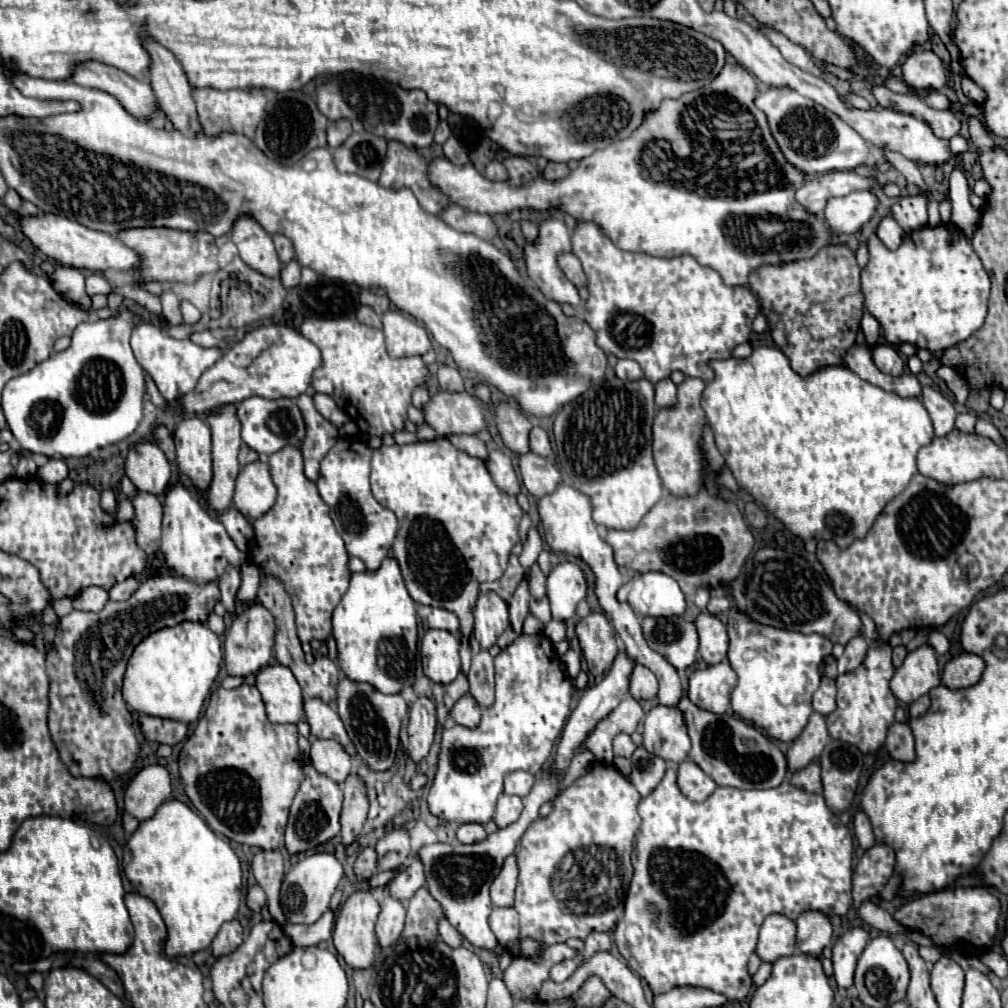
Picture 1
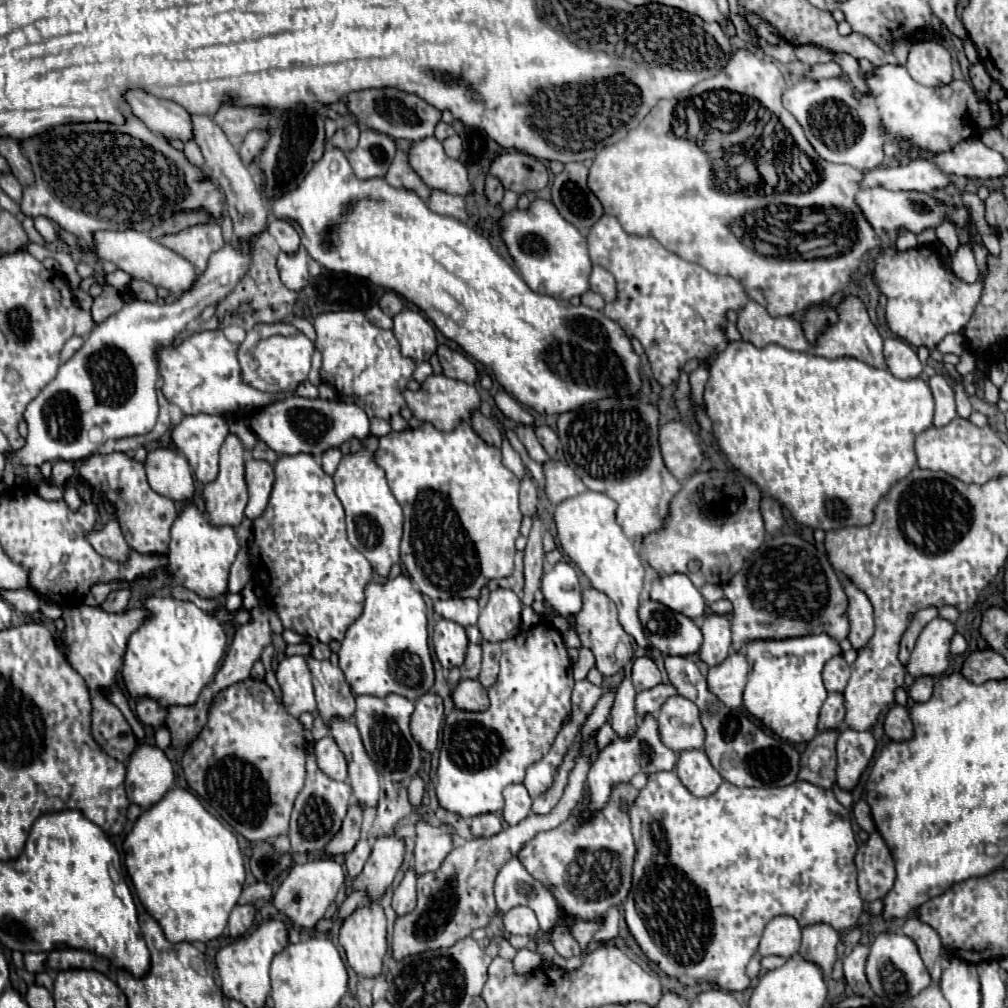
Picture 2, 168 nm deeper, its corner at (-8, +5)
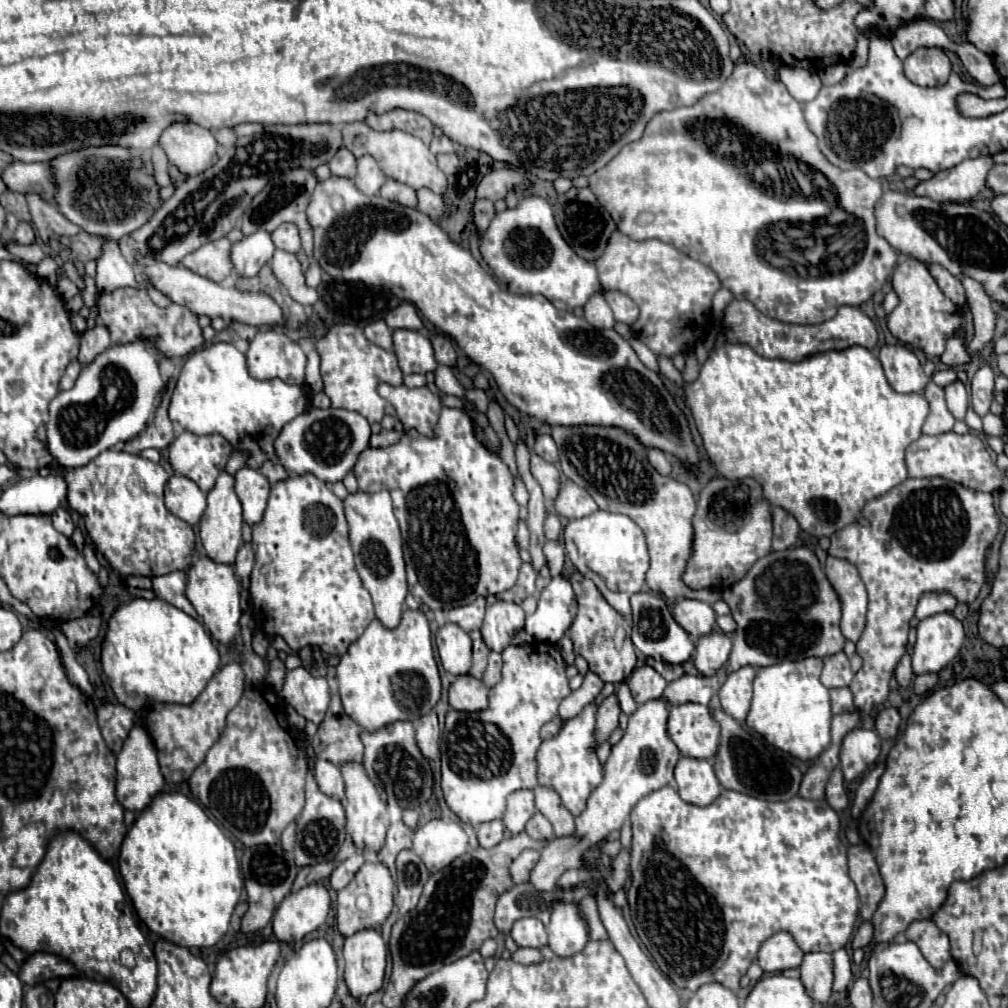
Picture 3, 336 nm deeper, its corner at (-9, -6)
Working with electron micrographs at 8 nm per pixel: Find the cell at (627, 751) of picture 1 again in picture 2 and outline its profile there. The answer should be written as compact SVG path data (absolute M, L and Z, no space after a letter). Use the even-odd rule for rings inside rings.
M626 676L614 692L614 704L612 704L612 712L610 712L610 724L614 728L614 732L618 736L628 736L636 732L636 708L634 708L634 700L636 700L636 690L630 682L630 678Z

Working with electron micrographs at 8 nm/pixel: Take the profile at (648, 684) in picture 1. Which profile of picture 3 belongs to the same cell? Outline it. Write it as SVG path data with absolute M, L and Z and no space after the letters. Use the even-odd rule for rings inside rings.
M649 665L637 667L629 677L629 689L637 705L643 705L651 699L659 699L663 695L663 689L667 687L667 681Z

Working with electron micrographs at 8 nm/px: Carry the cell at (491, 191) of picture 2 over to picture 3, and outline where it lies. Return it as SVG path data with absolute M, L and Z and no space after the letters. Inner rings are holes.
M477 199L475 205L473 205L473 221L475 221L475 225L479 227L481 233L489 227L493 217L495 217L493 201L489 201L489 199Z

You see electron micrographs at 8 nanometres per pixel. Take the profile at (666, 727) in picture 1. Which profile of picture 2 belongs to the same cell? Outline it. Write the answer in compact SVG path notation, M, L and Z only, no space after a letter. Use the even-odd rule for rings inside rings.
M672 696L658 712L660 738L674 752L704 746L706 732L700 724L698 706L684 696Z

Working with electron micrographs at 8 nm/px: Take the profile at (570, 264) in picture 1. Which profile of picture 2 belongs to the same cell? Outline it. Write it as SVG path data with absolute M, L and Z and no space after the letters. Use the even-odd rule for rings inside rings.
M594 266L592 268L592 274L590 274L590 286L596 294L600 294L606 302L614 302L618 298L618 290L616 290L616 280L614 276L600 268L600 266Z

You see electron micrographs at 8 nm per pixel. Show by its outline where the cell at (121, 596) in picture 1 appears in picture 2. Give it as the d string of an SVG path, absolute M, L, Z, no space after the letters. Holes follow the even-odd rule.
M130 590L110 592L108 598L100 604L100 608L106 608L106 612L122 612L128 604L128 598L130 598Z

